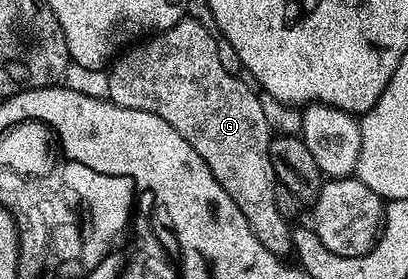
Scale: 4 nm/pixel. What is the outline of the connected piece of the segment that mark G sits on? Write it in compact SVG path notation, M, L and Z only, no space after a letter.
M185 16L168 30L159 31L129 45L107 71L110 80L108 98L122 108L154 112L154 116L162 116L162 120L166 120L166 124L170 124L170 128L174 128L174 132L178 132L178 136L182 136L182 140L186 140L186 144L190 144L190 148L194 148L194 152L198 152L198 156L206 160L214 180L222 184L234 204L238 204L242 216L246 216L250 232L254 232L254 236L258 236L258 240L262 240L262 244L270 252L281 256L291 255L293 248L290 222L280 215L274 204L274 188L278 183L268 151L274 132L266 124L260 94L243 77L222 68L222 63L218 60L216 39L217 35L213 31L202 28L202 24Z

